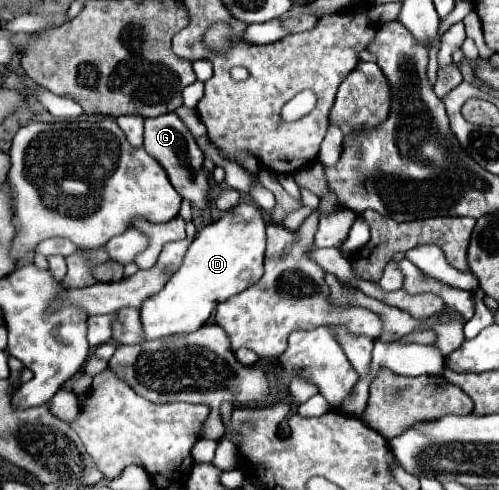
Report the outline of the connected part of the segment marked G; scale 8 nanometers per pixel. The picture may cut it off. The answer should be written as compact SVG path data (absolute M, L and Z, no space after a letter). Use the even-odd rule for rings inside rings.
M165 113L161 117L145 119L145 151L159 161L159 165L165 169L171 185L177 189L177 193L189 201L199 213L205 213L209 203L209 177L203 169L203 151L183 125L183 121L175 113Z

